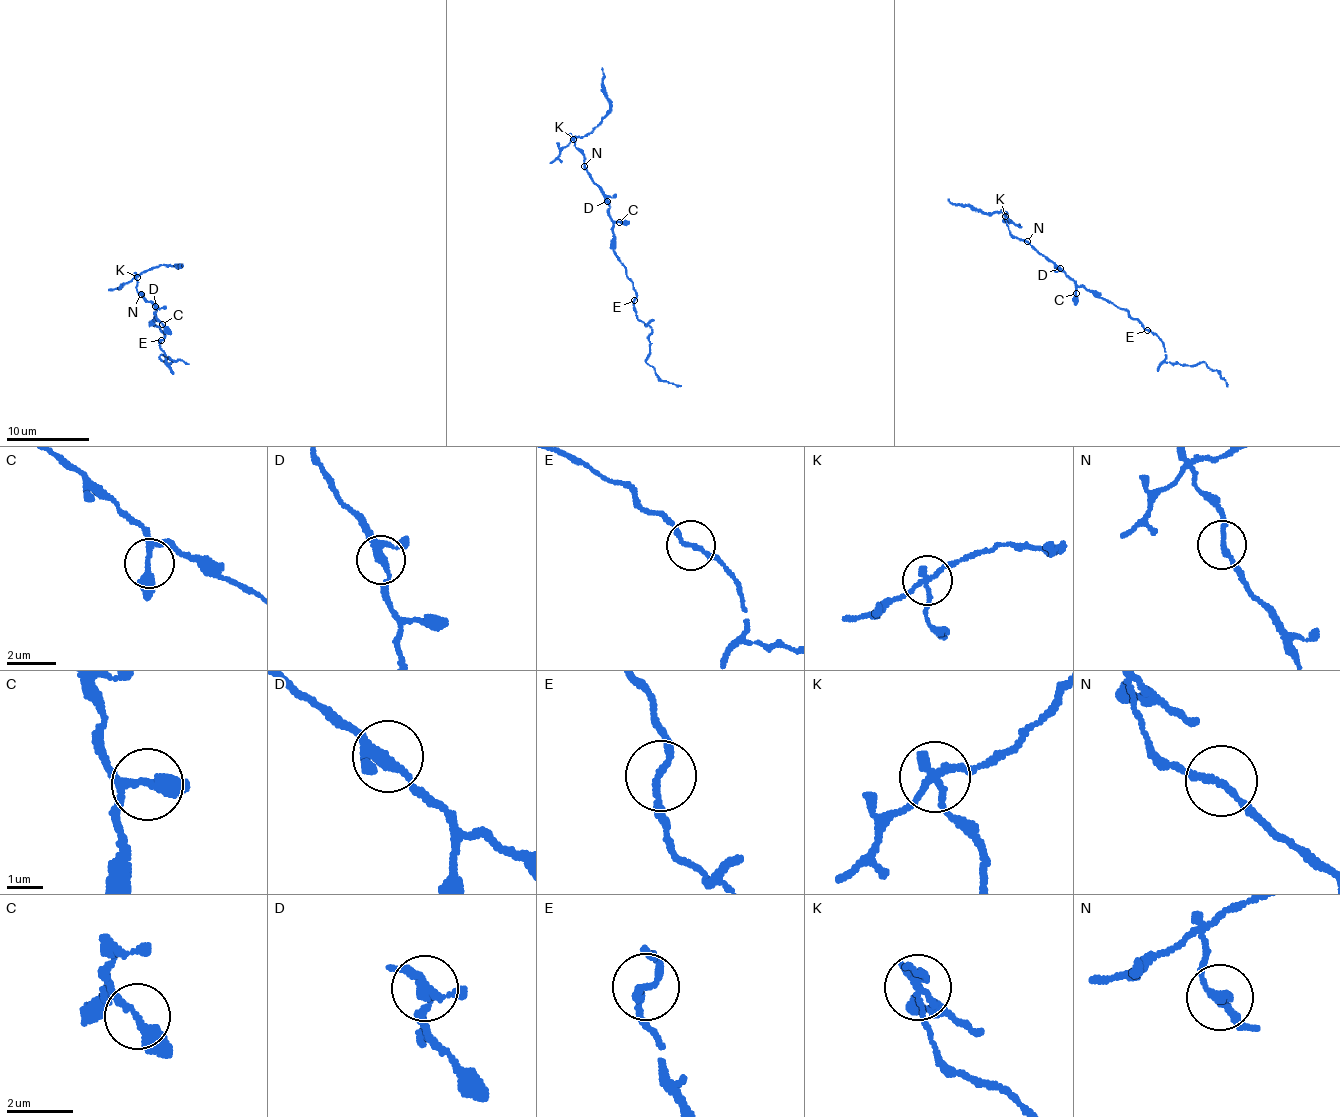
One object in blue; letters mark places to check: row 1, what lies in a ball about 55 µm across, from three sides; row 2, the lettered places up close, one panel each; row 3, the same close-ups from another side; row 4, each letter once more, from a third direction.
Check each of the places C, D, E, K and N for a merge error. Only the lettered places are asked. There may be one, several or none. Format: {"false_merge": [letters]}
{"false_merge": ["K"]}

